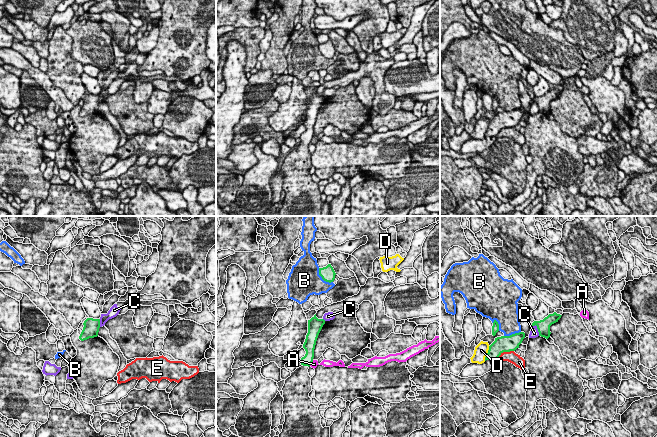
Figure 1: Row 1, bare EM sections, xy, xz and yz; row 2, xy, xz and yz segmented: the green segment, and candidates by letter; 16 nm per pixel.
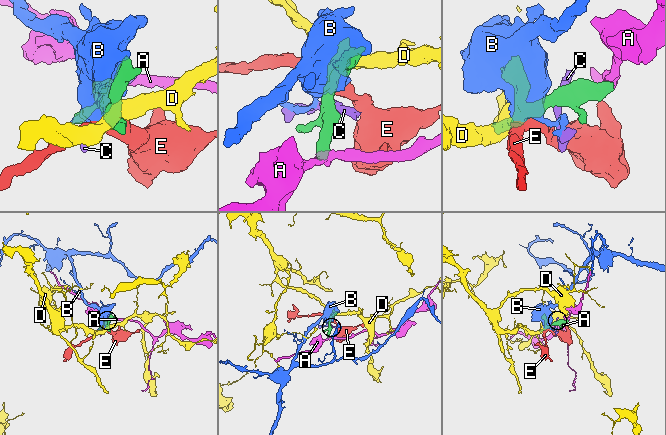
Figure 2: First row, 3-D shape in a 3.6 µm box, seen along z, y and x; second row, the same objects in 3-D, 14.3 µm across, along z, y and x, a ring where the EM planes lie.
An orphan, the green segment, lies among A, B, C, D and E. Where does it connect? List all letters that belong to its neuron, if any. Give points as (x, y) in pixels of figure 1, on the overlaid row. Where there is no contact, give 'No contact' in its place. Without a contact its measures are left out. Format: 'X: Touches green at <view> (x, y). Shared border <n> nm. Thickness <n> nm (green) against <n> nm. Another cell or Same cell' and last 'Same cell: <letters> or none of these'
A: Touches green at xz (311, 363). Shared border 120 nm. Thickness 170 nm (green) against 100 nm. Another cell
B: Touches green at xz (322, 278). Shared border 340 nm. Thickness 240 nm (green) against 440 nm. Another cell
C: Touches green at yz (538, 330). Shared border 200 nm. Thickness 220 nm (green) against 140 nm. Another cell
D: Touches green at yz (487, 353). Shared border 260 nm. Thickness 240 nm (green) against 220 nm. Another cell
E: Touches green at yz (504, 351). Shared border 340 nm. Thickness 260 nm (green) against 180 nm. Another cell
Same cell: none of these

